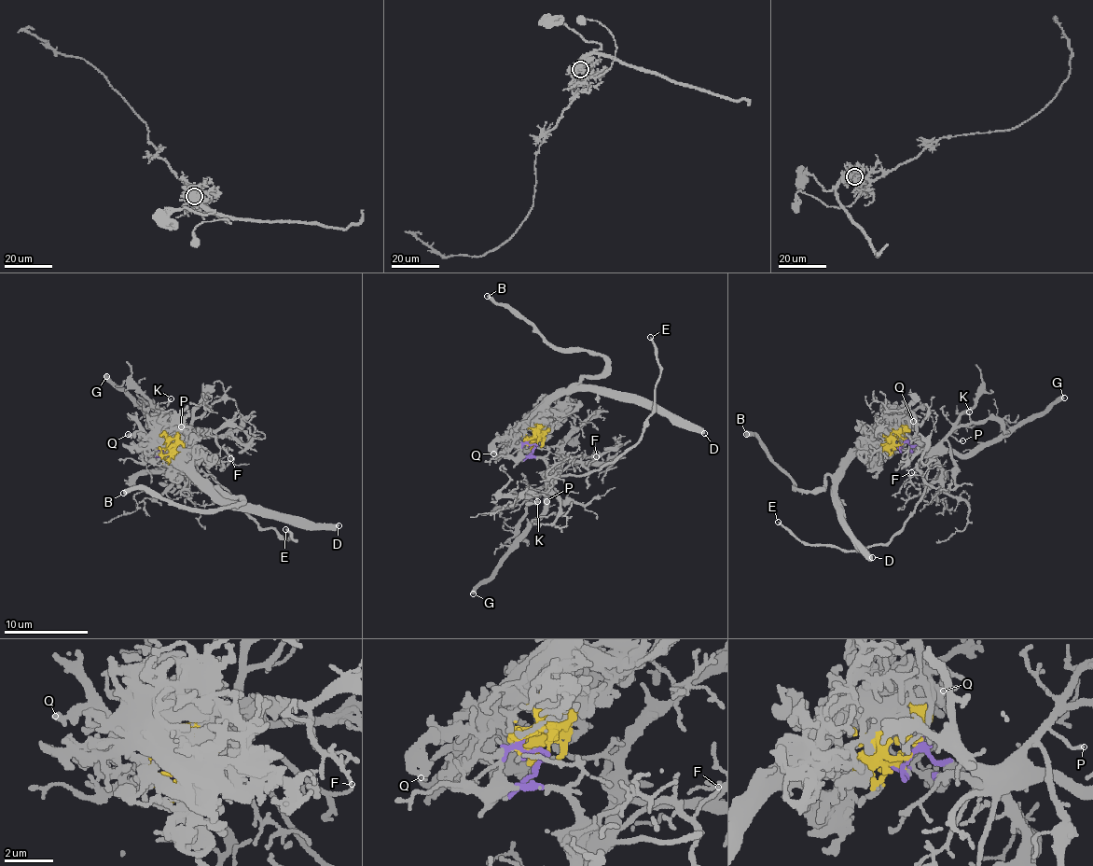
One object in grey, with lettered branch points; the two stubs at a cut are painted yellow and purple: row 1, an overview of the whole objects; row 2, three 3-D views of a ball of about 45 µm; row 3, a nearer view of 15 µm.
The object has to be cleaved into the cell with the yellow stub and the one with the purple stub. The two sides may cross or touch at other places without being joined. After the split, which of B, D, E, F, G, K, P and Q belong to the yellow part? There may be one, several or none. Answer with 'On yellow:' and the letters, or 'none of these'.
On yellow: B, D, Q

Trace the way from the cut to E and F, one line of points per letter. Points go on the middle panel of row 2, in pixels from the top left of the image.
E: (536, 445), (528, 454), (543, 458), (560, 476), (585, 476), (629, 450), (652, 412), (660, 364), (650, 337)
F: (536, 445), (528, 454), (541, 457), (558, 470), (578, 461), (587, 466), (595, 456)

